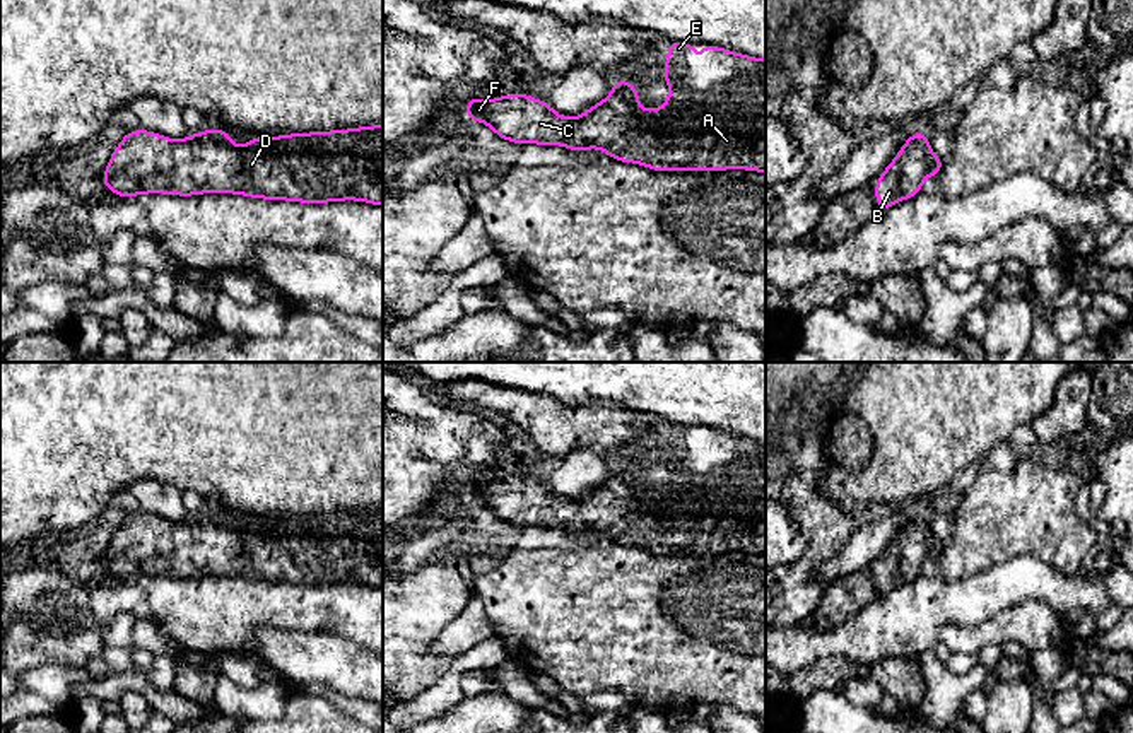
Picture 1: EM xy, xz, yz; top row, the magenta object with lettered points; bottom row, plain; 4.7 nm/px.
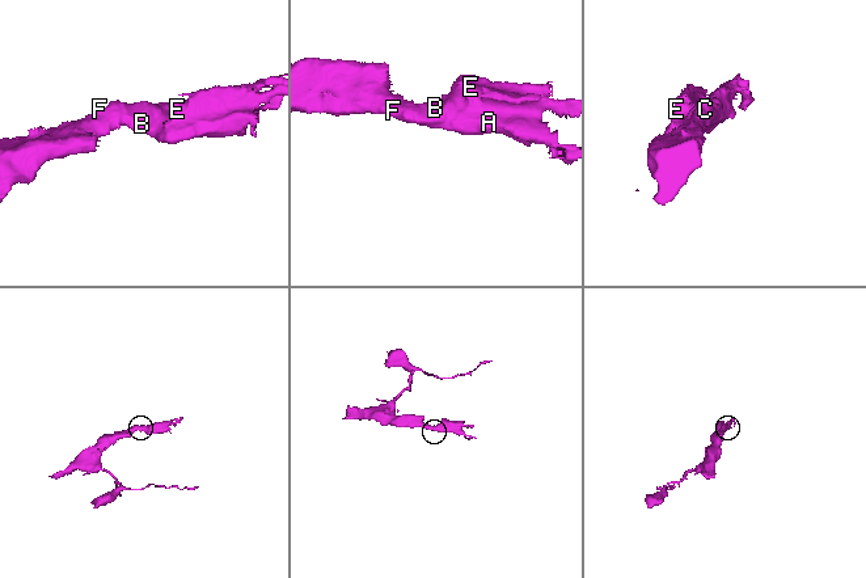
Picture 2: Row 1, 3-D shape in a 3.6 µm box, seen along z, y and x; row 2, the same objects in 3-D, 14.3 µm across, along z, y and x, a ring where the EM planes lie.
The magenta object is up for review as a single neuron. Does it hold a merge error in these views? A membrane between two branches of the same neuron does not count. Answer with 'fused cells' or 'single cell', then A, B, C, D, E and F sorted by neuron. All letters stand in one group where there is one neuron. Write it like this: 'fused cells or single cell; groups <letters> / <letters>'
single cell; groups A B C D E F

